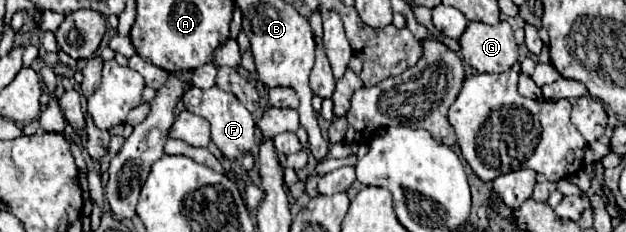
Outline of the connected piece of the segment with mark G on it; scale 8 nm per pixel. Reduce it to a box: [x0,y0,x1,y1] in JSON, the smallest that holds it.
[460,21,518,73]

